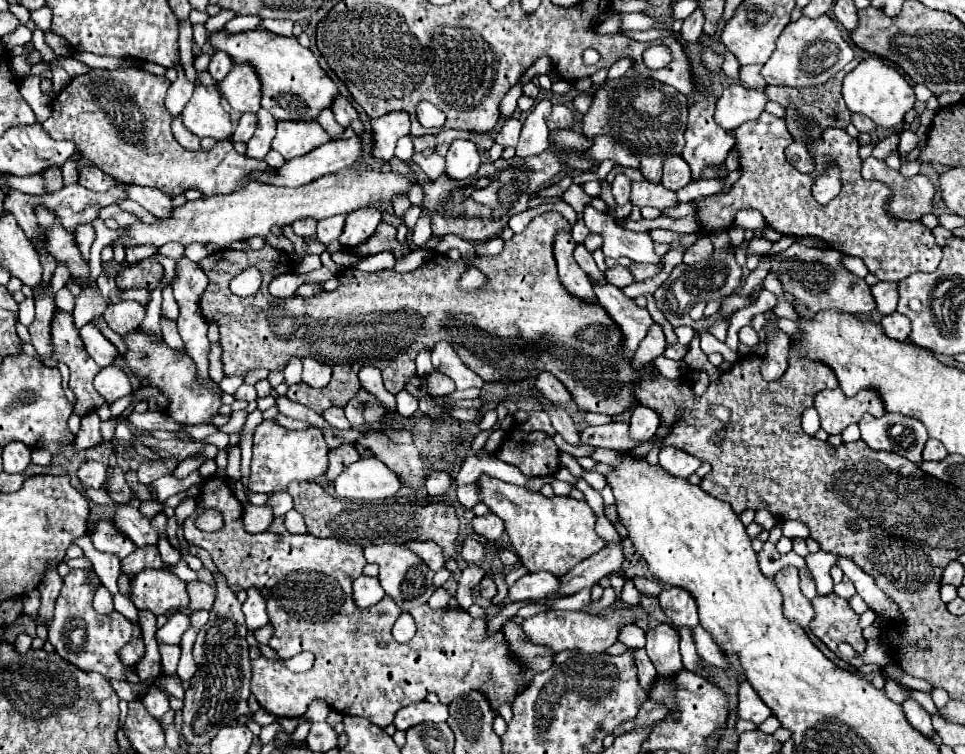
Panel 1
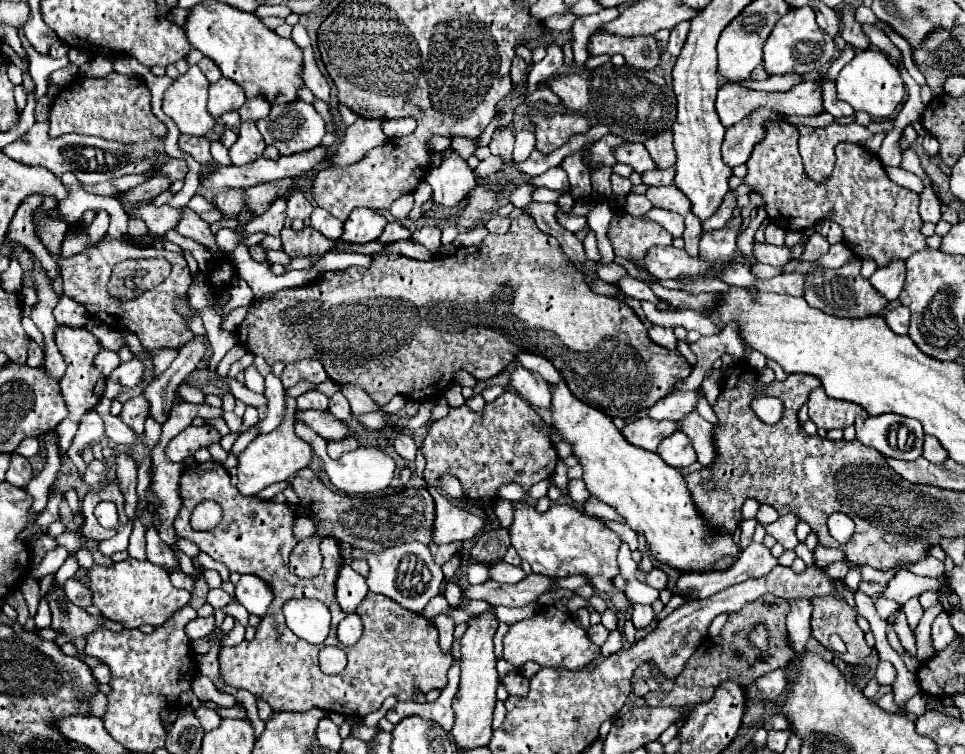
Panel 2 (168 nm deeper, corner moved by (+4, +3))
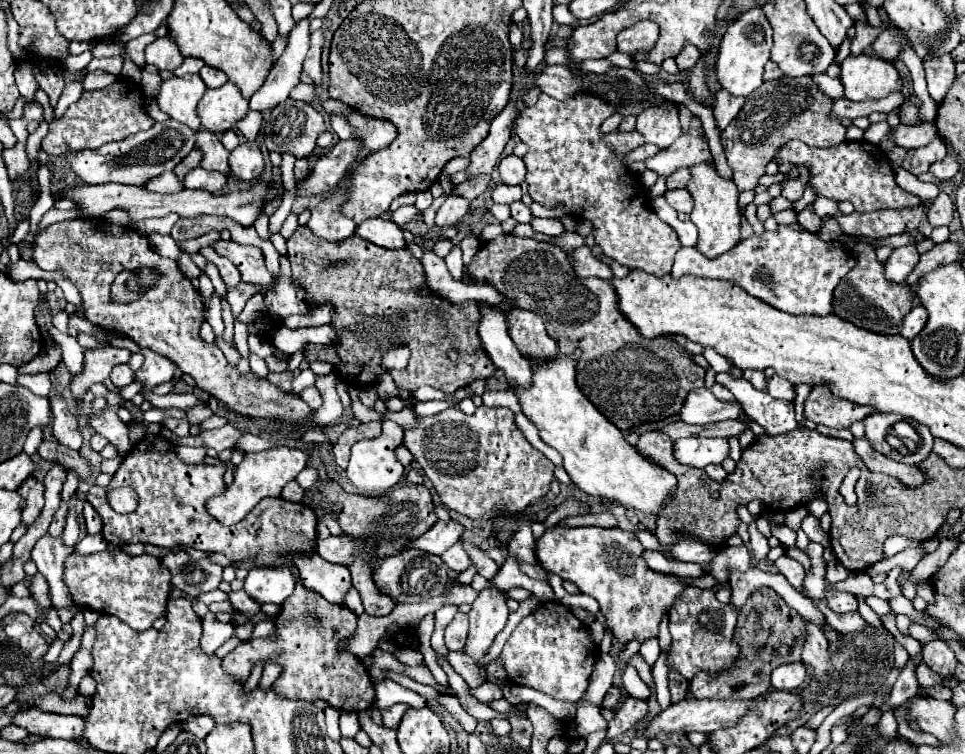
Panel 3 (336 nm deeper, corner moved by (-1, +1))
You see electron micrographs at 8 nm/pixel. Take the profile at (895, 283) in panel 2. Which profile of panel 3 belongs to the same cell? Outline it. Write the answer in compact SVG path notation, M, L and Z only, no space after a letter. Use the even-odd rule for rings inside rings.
M914 244L896 248L890 254L890 258L886 260L886 264L884 264L884 276L886 276L886 280L890 280L894 284L906 286L906 278L914 270L914 266L916 266L918 260L920 260L920 254L916 252Z

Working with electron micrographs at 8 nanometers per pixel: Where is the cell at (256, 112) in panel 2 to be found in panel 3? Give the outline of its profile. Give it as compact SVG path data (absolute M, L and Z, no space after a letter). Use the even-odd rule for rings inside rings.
M300 20L290 32L288 46L284 54L278 58L276 66L270 70L266 82L256 90L250 98L250 110L266 112L276 108L280 102L284 102L290 96L290 90L300 82L302 74L302 62L308 52L310 44L310 22Z

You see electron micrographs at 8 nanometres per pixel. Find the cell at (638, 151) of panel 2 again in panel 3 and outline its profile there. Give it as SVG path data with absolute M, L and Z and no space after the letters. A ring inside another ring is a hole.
M692 122L692 130L686 136L680 136L674 146L660 150L658 154L644 160L646 168L656 172L658 176L670 176L678 168L688 168L692 164L700 164L706 160L712 160L712 154L708 150L708 144L700 140L702 128L700 122Z

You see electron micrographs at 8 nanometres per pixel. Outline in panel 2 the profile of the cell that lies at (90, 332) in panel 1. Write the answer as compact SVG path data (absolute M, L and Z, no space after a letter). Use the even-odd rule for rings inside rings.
M103 350L103 352L95 358L95 366L99 368L99 372L101 372L105 378L107 378L119 364L121 364L119 356L117 356L115 352L109 352L109 350Z

